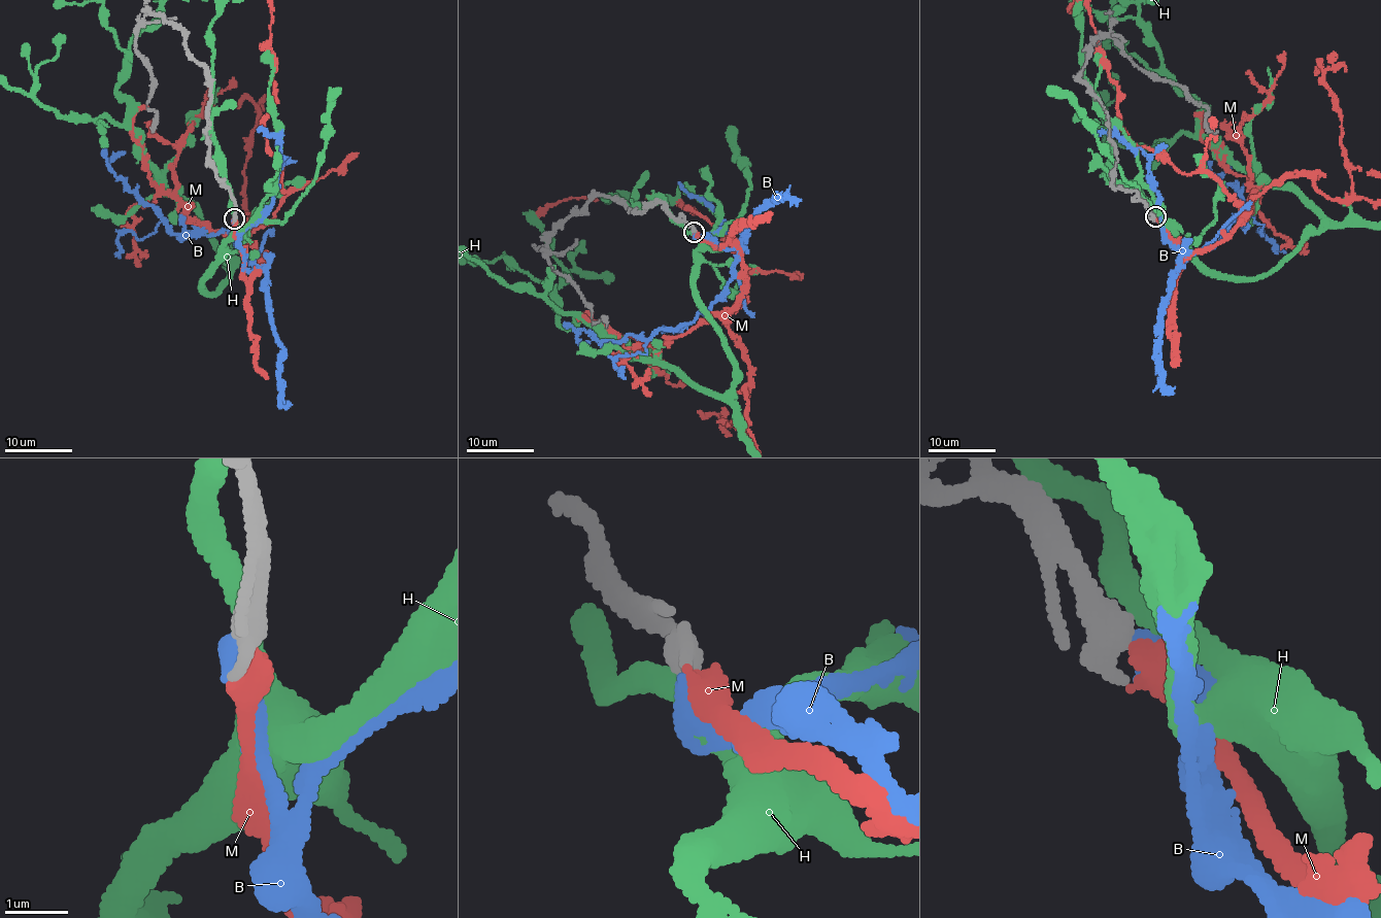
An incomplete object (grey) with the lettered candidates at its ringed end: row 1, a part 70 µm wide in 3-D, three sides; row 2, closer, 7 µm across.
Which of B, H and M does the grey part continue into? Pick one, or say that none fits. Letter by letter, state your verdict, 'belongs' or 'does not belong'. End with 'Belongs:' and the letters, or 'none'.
B: belongs
H: does not belong
M: does not belong
Belongs: B

